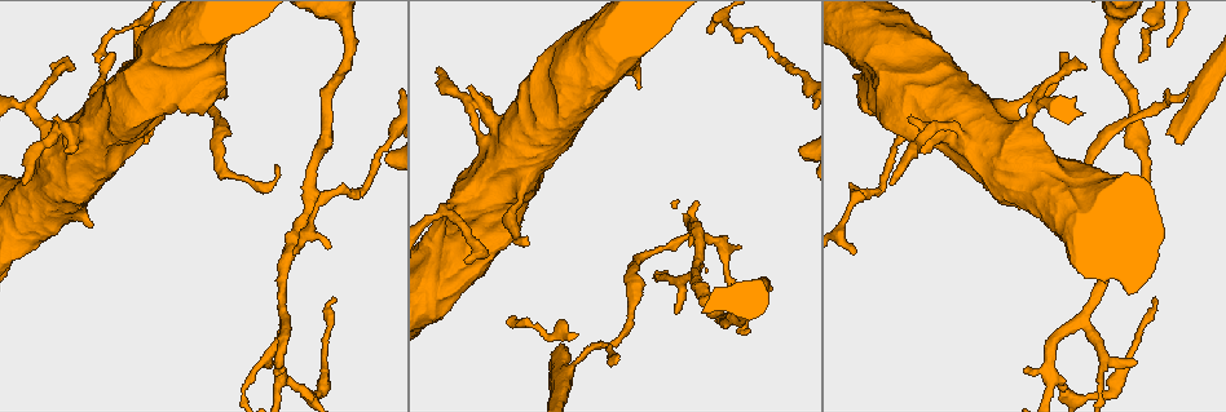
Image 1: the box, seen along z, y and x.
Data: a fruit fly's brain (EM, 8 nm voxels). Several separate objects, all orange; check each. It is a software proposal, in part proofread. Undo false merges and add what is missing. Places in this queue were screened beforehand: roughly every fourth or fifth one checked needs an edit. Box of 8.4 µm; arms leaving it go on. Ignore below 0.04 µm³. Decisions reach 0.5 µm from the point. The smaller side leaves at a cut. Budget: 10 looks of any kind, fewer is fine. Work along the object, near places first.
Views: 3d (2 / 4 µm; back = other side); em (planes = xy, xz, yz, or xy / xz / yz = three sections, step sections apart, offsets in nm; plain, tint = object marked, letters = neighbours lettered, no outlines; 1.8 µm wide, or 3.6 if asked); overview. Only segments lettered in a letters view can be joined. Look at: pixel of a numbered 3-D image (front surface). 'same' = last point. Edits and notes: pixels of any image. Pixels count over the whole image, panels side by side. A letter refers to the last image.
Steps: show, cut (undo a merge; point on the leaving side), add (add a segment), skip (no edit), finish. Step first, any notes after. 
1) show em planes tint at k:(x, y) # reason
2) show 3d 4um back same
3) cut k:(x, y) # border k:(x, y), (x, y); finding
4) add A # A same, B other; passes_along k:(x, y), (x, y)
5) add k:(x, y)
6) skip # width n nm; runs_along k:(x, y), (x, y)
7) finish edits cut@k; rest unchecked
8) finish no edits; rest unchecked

show 3d 2um at 1:(276, 164) # thin end

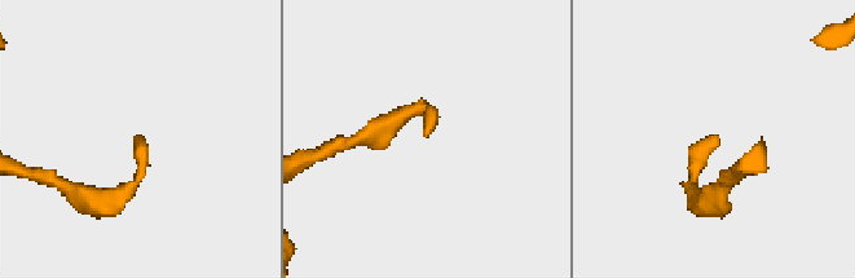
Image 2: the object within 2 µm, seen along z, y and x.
show em xy step 8 letters at 2:(717, 137) # shape alone is not enough

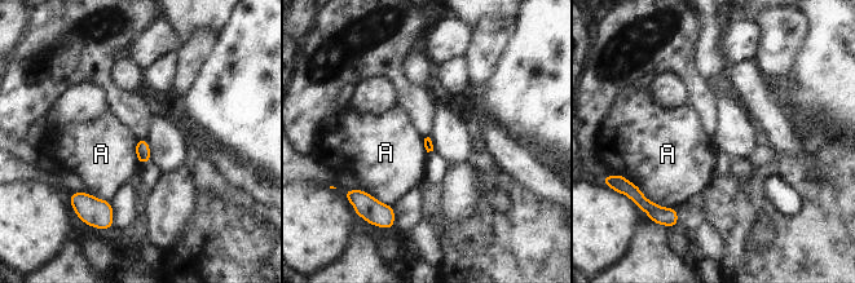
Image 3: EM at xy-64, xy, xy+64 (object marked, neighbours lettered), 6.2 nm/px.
show em planes letters same

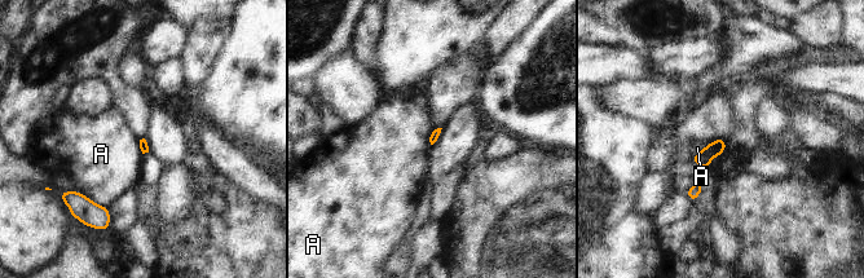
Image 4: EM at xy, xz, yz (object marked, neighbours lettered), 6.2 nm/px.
skip # A other; border 4:(75, 189), (108, 207); none of them fits

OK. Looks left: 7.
show 3d 4um back at 1:(742, 332) # tapers out

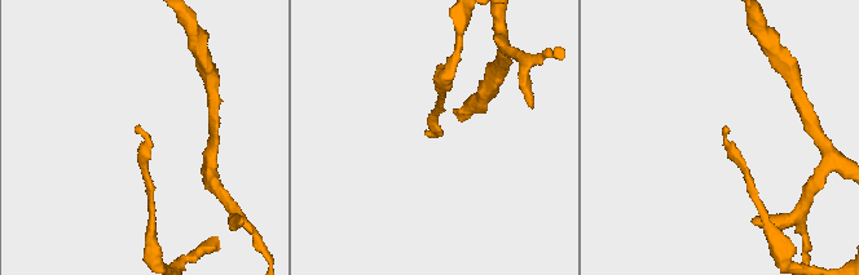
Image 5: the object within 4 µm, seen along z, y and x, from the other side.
show em planes letters at 5:(428, 137)

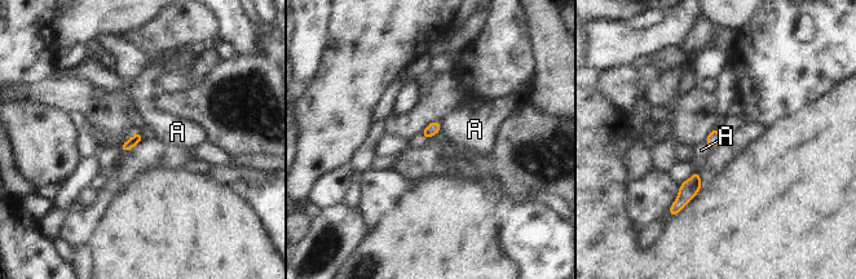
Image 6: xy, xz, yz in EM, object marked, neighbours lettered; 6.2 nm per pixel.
skip # A other; border 6:(438, 120), (441, 132); none of them fits

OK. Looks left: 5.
show 3d 2um back at 1:(677, 312) # free end

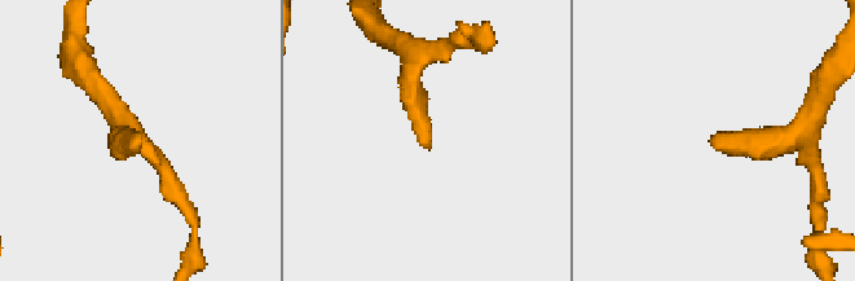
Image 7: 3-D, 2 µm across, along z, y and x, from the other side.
show em planes letters at 7:(132, 145) # now the EM

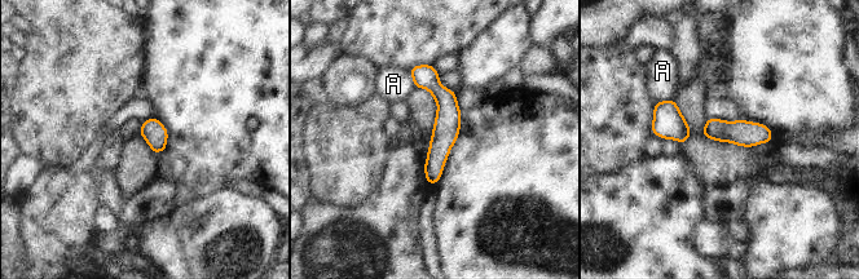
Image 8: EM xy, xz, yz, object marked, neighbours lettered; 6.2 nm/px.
skip # A other; runs_along 8:(421, 67), (444, 97), (434, 180); no lettered segment goes on from it

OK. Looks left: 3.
show em planes letters at 1:(1178, 143) # free end

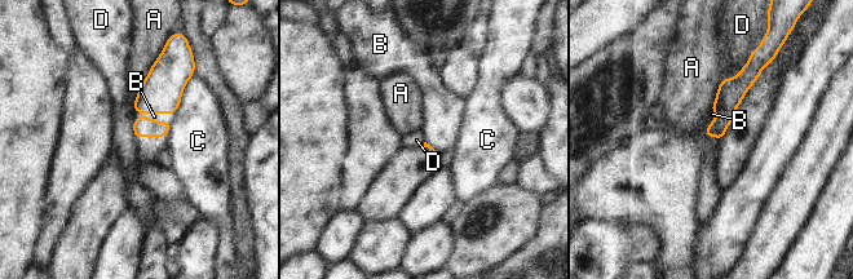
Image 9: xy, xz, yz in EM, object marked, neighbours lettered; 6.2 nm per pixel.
add B # A other, B same, C other, D other; passes_along 9:(162, 89), (154, 113), (154, 116); it goes on there

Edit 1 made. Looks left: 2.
finish edits add@9; rest unchecked

